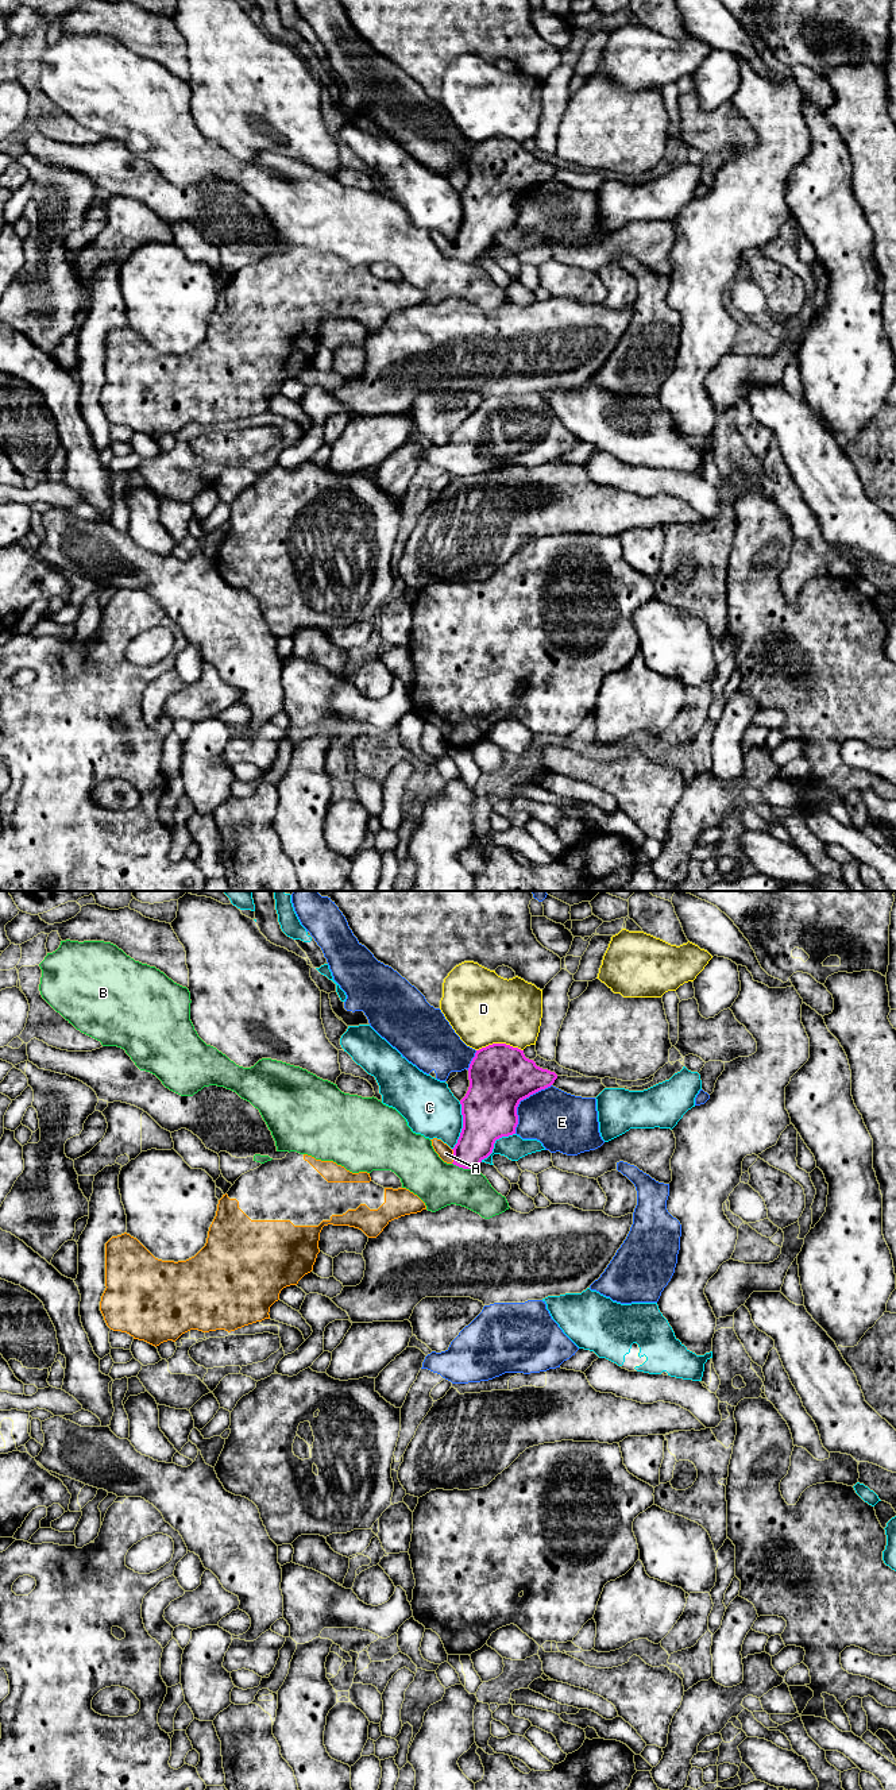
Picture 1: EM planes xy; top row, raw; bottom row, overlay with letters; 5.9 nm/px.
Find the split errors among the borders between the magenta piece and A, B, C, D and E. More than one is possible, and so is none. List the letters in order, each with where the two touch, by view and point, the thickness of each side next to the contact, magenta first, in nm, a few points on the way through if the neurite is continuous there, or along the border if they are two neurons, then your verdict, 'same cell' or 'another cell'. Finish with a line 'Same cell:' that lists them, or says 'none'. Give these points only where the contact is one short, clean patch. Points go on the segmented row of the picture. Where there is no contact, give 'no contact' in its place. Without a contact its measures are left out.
A: contact xy (454, 1156); calibres 240 and 90 nm; way xy (482, 1125), (479, 1131), (454, 1156), (445, 1153); same cell
B: contact xy (464, 1168); calibres 220 and 280 nm; border xy (452, 1162), (463, 1168), (475, 1168); another cell
C: contact xy (463, 1126); calibres 320 and 320 nm; another cell
D: contact xy (499, 1044); calibres 380 and 440 nm; another cell
E: contact xy (520, 1100); calibres 380 and 340 nm; another cell
Same cell: A

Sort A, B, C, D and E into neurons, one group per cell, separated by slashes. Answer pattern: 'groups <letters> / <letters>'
groups A / B / C / D / E

